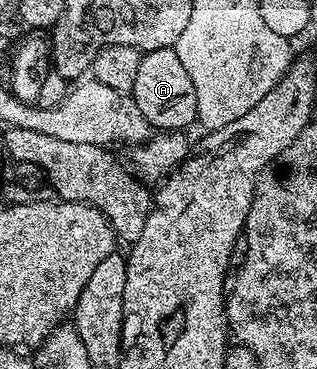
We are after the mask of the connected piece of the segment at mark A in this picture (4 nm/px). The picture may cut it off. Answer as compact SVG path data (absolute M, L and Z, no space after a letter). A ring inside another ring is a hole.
M176 47L151 50L142 55L131 95L143 118L147 118L150 129L185 130L188 124L197 124L195 86L191 83L183 62L179 62Z

